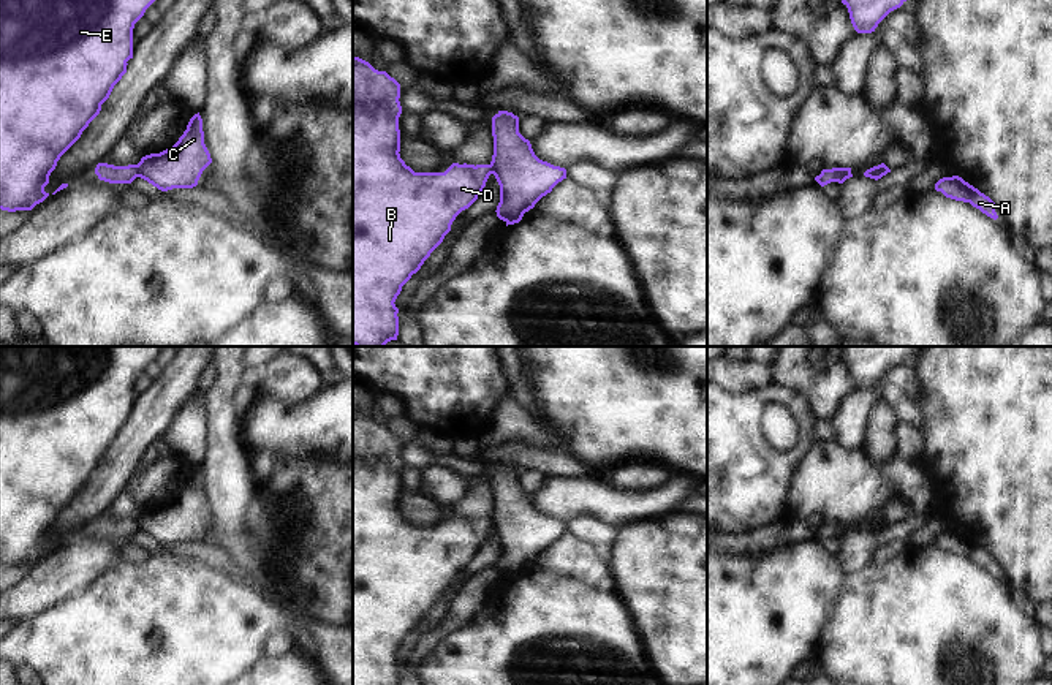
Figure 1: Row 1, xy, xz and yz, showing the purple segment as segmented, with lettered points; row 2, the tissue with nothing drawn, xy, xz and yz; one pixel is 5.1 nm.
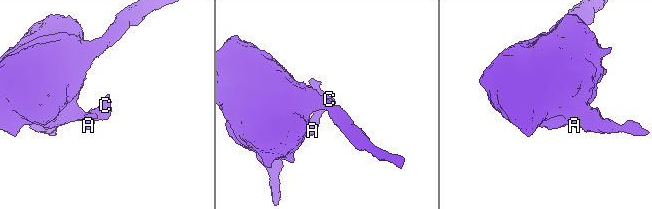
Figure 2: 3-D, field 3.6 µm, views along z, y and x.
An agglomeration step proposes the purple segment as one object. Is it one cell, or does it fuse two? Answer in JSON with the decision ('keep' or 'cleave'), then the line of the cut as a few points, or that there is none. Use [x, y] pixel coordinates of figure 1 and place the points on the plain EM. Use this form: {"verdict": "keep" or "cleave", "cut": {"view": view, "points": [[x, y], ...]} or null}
{"verdict": "cleave", "cut": {"view": "xy", "points": [[135, 519], [138, 530]]}}

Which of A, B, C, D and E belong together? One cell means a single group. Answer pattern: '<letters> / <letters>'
A C / B D E

